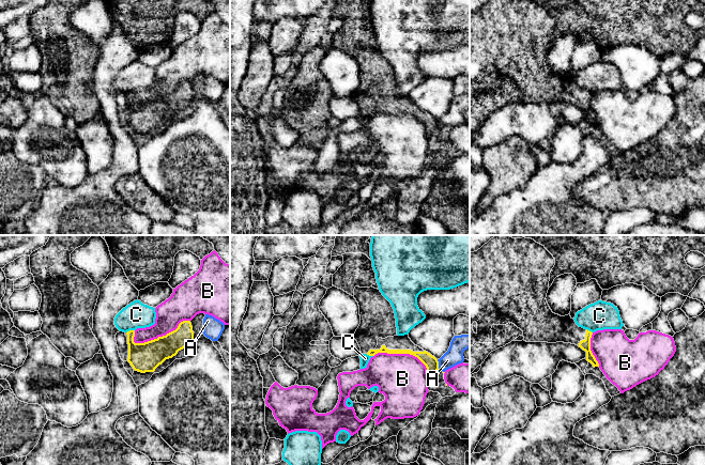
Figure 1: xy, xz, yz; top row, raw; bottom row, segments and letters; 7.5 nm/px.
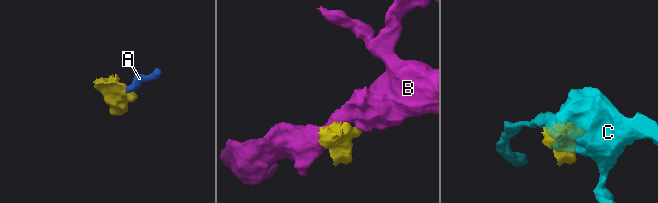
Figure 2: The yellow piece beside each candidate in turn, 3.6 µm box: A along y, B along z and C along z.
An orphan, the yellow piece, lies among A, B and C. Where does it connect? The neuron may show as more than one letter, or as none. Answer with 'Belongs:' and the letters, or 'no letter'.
Belongs: no letter

